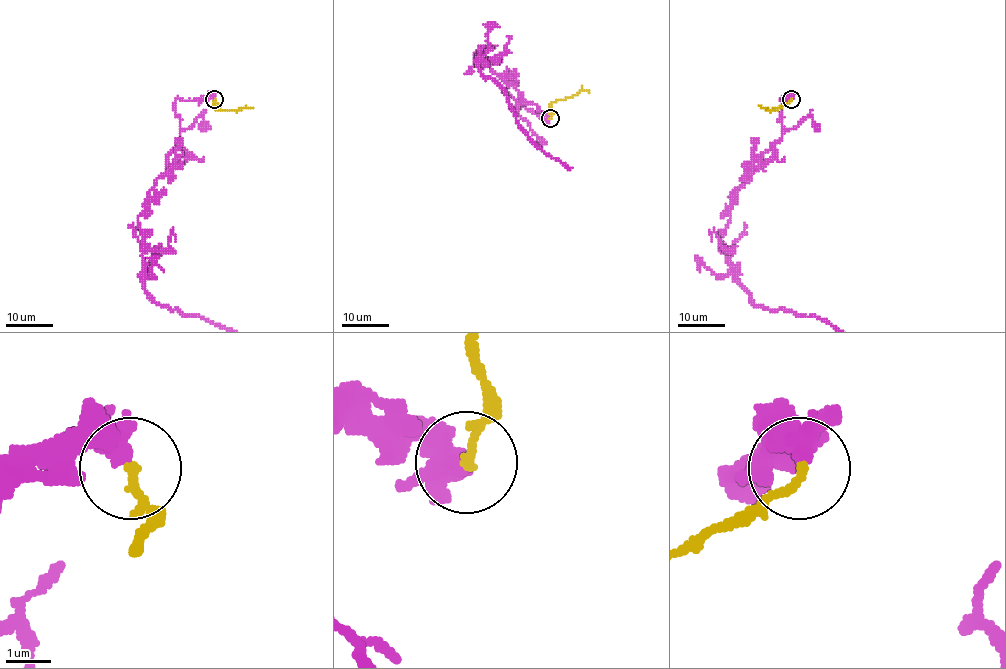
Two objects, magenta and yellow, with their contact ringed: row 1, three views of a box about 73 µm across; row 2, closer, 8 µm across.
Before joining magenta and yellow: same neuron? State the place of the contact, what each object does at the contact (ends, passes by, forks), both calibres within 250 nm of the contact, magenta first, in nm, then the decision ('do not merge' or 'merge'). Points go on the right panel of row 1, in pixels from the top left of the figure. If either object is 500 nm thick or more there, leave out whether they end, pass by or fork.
place (791, 99); magenta passes by; yellow ends; calibres 400 and 200 nm; do not merge

